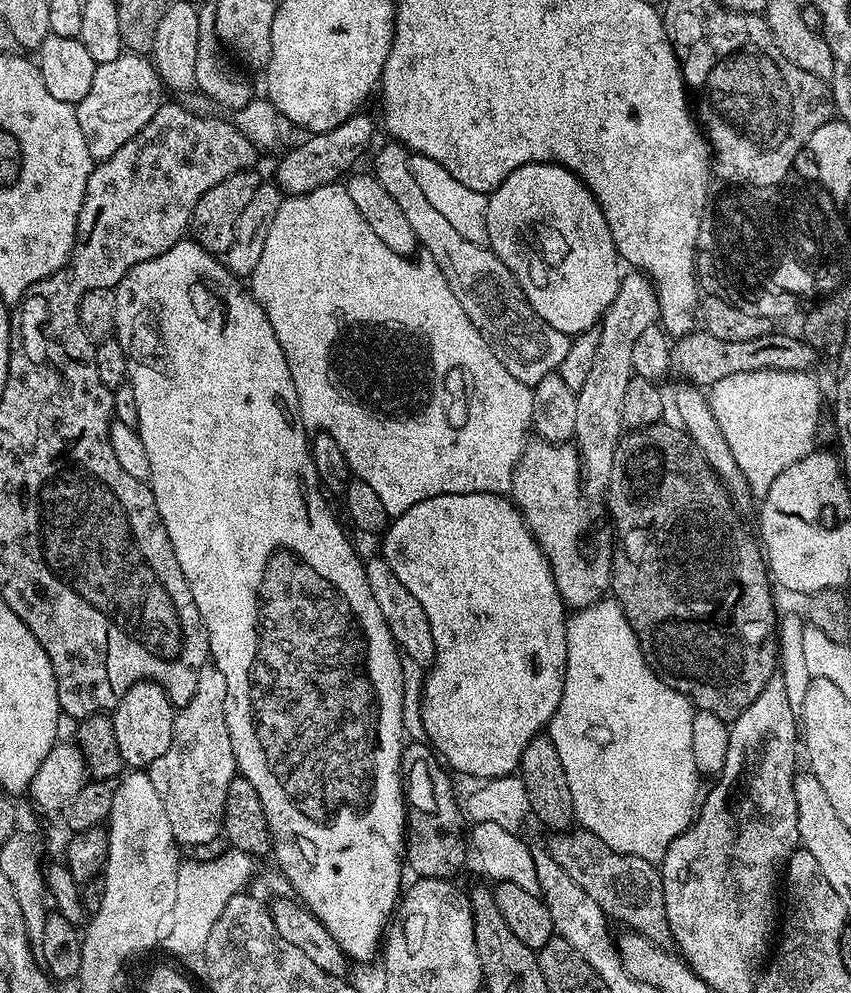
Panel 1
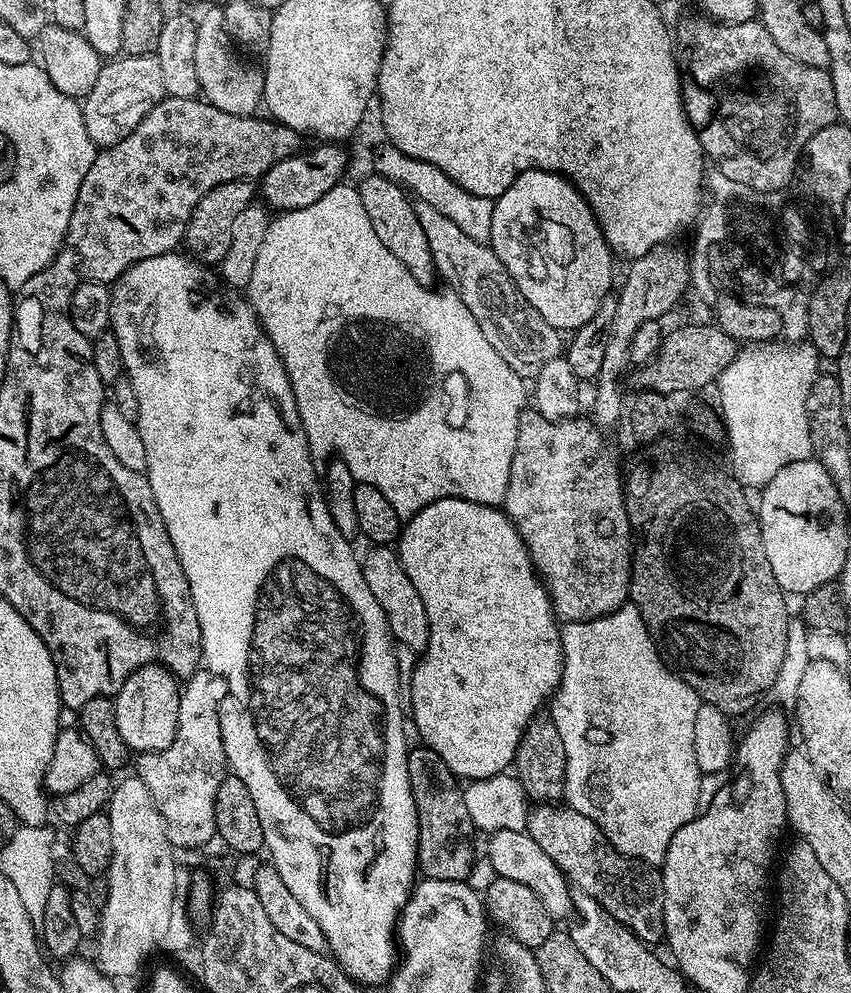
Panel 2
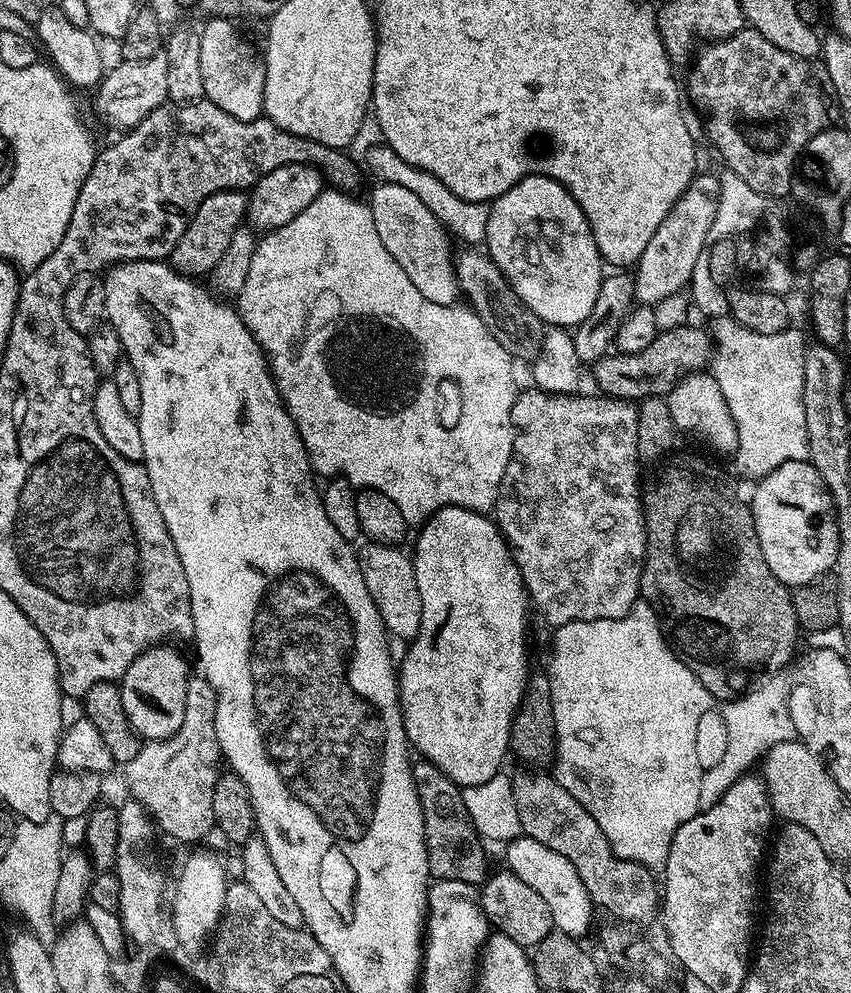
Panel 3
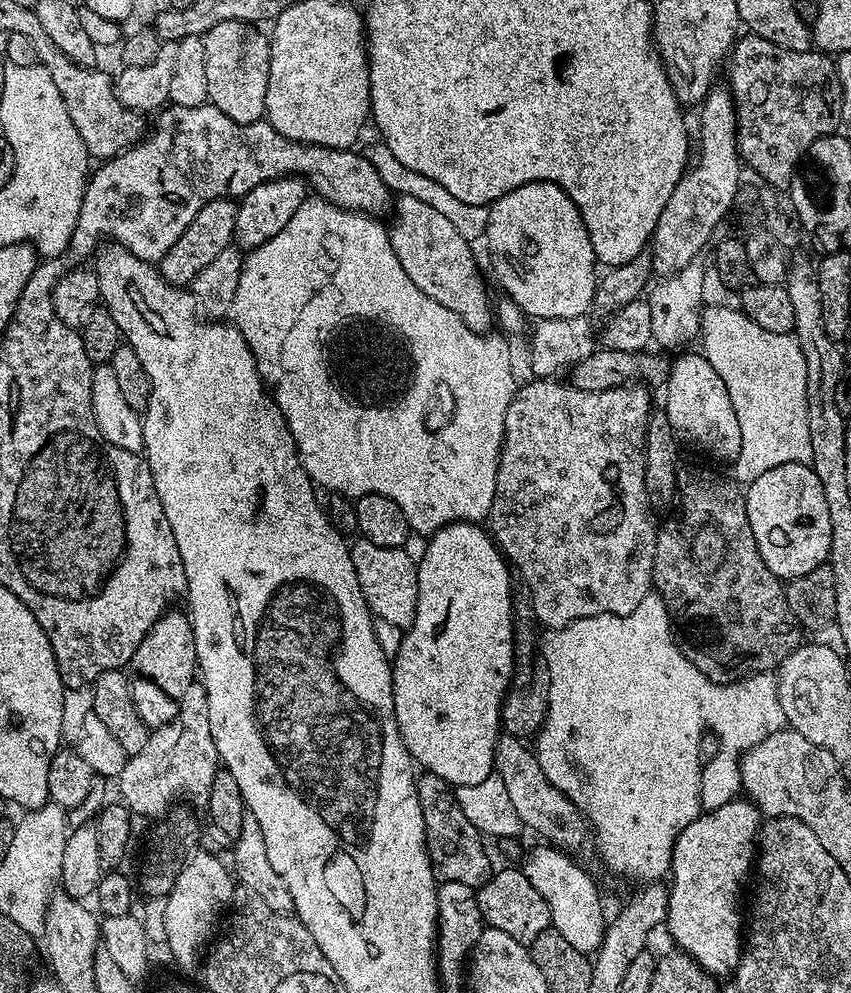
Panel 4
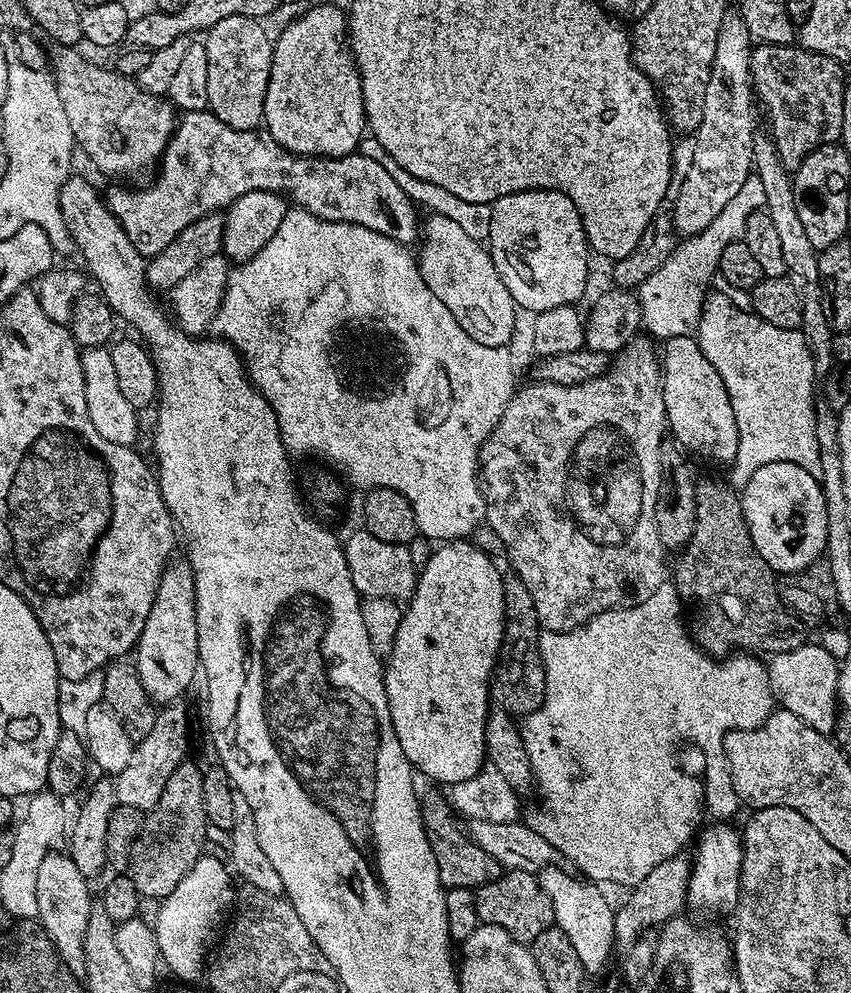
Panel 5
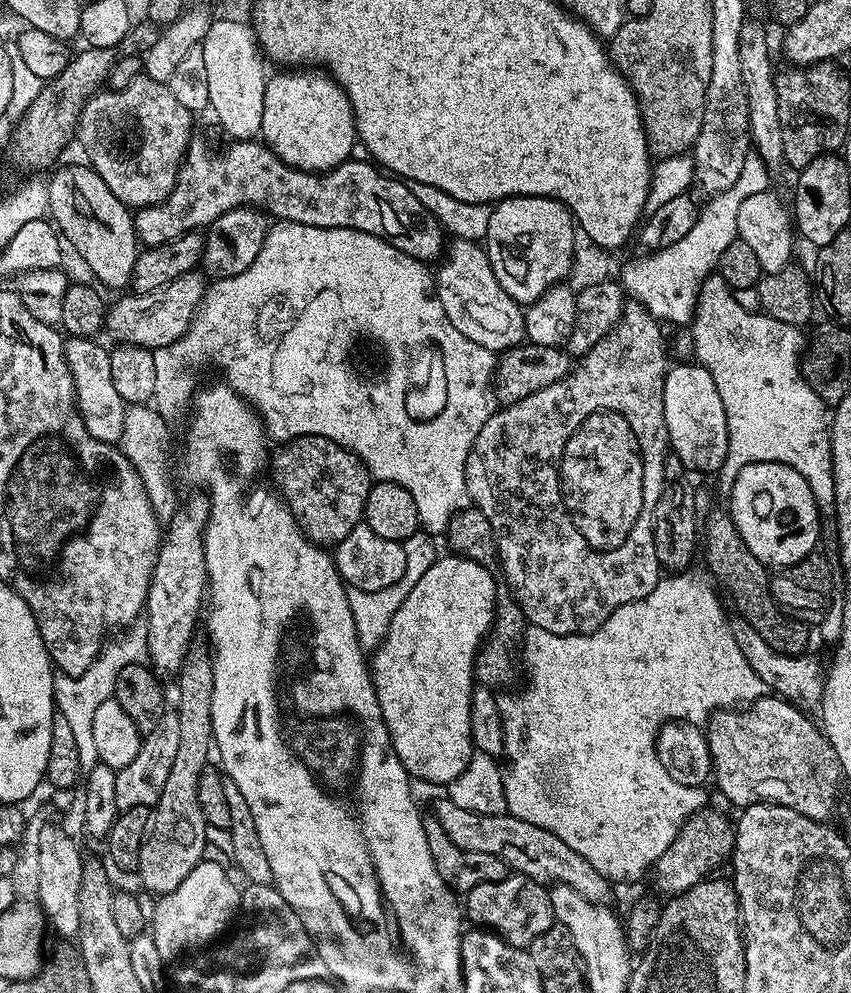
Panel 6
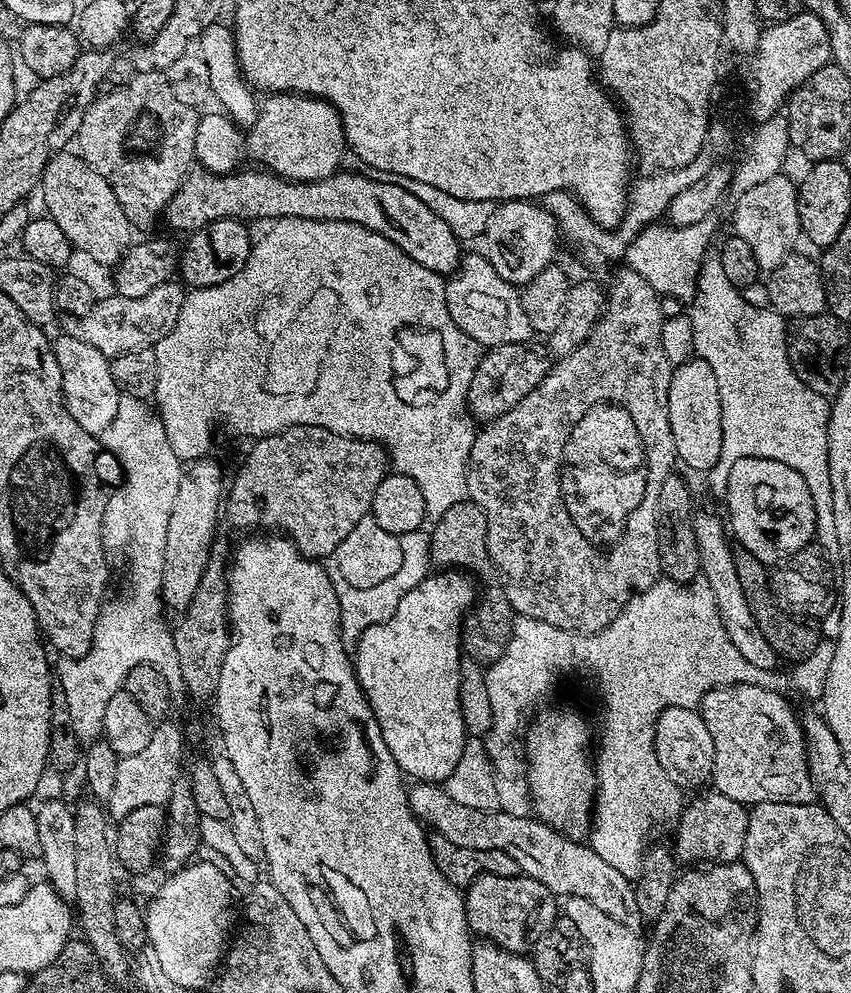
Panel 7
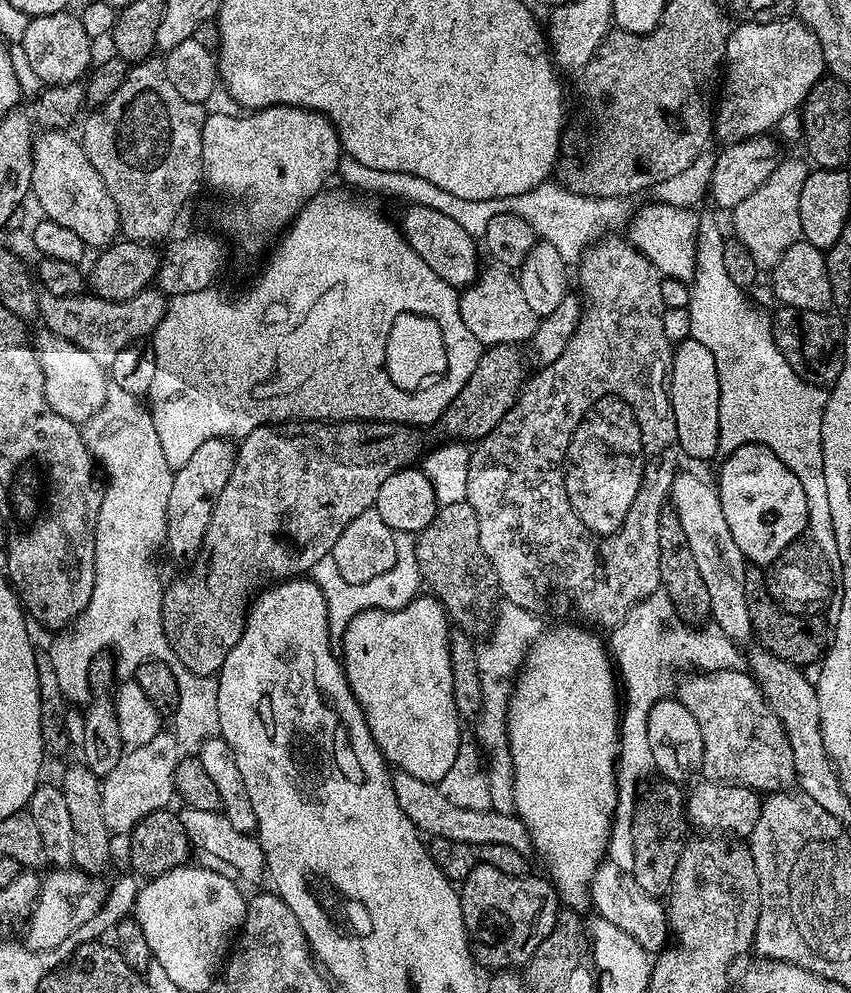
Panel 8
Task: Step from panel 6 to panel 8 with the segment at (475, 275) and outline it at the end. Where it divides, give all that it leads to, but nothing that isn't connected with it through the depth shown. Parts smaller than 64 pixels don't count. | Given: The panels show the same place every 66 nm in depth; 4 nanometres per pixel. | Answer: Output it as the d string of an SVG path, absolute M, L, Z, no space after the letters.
M500 266L481 271L474 284L468 285L459 293L462 322L466 322L466 330L478 338L481 345L515 344L517 346L531 341L536 333L538 318L534 310L530 310L526 302L526 294L522 294L519 279L511 271Z

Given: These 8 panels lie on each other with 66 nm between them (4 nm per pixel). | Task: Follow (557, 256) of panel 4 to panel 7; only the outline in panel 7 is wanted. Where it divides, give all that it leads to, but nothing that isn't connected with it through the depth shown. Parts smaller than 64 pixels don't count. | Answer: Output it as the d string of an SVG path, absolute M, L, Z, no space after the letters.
M506 200L496 204L482 237L483 251L488 261L506 282L523 286L542 270L553 267L555 238L558 229L555 218L539 203L530 200Z

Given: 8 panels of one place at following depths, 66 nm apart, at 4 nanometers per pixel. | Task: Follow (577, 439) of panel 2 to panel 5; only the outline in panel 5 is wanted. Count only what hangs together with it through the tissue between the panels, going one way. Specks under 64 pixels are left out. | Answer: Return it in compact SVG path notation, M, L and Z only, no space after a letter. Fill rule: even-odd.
M637 335L636 339L630 341L621 352L615 353L611 357L608 369L601 376L582 382L578 386L558 386L557 384L542 384L539 382L531 382L532 384L526 385L525 388L523 385L513 395L511 402L502 414L502 418L498 418L498 426L494 426L494 430L488 435L486 442L480 448L478 475L480 477L480 487L484 490L487 527L492 528L494 534L498 534L498 538L502 538L502 546L506 546L508 564L510 568L513 568L511 571L518 578L522 578L522 582L526 582L526 590L530 590L530 594L534 598L534 610L538 610L538 622L545 632L569 632L575 628L580 628L587 620L592 620L598 614L608 612L612 608L633 608L635 604L646 602L646 598L650 598L650 594L654 594L654 590L658 590L658 586L665 583L666 564L664 568L664 556L666 556L666 549L662 546L656 529L656 503L660 497L660 485L662 483L660 454L666 444L664 434L666 436L668 420L666 405L663 402L662 360L658 355L657 345L655 348L651 343L656 345L647 335ZM598 422L614 422L614 428L610 428L610 430L602 428L600 432L596 432L598 460L618 458L618 460L614 460L614 464L640 464L642 466L642 476L644 476L644 496L558 496L558 490L564 482L564 466L566 466L566 458L570 454L570 448L574 446L576 438L584 430L588 430L590 426L594 426Z

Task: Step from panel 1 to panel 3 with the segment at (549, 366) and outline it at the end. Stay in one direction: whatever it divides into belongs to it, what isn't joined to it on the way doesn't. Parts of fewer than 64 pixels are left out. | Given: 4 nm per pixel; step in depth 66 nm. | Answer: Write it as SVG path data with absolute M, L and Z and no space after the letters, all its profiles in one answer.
M480 250L466 251L470 252L464 252L461 256L459 253L455 257L454 263L456 281L460 283L461 293L465 297L468 295L467 303L472 311L478 314L478 318L482 318L482 322L490 330L490 334L494 334L494 338L498 338L500 345L513 358L517 361L525 360L525 362L535 360L544 341L546 331L544 321L538 318L538 314L534 314L534 310L530 310L530 306L526 306L522 302L522 298L518 298L518 294L512 289L510 282L502 274L502 270L498 270L498 266L491 256Z

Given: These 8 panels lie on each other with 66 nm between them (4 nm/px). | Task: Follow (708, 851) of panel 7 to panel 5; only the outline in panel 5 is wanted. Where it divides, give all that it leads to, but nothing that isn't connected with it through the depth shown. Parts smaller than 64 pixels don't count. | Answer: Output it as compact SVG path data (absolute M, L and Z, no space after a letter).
M687 855L671 856L661 865L654 866L654 870L650 870L650 874L646 874L646 878L642 878L642 882L627 893L628 904L615 909L614 938L617 949L626 950L645 932L659 929L673 916L681 915L688 899L691 873L692 861Z

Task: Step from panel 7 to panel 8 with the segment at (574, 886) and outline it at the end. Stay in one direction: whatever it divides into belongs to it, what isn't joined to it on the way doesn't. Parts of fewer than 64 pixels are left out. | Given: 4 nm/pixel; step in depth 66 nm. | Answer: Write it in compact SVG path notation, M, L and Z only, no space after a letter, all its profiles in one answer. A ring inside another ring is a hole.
M399 770L392 772L392 785L394 798L398 798L398 806L402 806L402 814L406 814L406 818L410 818L410 822L414 822L416 829L425 837L446 838L452 844L502 844L522 853L532 848L528 827L515 814L466 810L462 806L454 806L454 802L450 802L450 798L446 798L437 785L422 782L422 778L414 778ZM610 862L600 863L592 875L590 904L593 909L596 907L595 915L599 919L614 922L618 930L626 930L626 934L630 934L630 938L634 938L650 954L659 953L669 943L670 929L665 905L646 894L646 890L634 882L631 872L624 872Z

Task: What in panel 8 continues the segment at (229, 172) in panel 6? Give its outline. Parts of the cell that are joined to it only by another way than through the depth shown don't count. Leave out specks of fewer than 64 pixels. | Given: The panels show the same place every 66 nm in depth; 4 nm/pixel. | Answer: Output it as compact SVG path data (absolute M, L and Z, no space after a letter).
M411 203L404 210L404 217L398 220L398 227L414 254L418 254L418 258L422 258L422 262L426 262L426 266L430 266L430 270L434 270L434 274L438 274L438 278L442 278L442 282L451 288L463 290L474 284L482 271L480 256L476 253L477 241L453 219L437 210Z

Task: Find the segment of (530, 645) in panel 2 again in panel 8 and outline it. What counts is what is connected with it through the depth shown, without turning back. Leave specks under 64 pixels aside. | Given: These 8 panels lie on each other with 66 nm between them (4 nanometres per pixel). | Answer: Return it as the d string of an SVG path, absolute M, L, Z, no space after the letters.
M431 594L417 595L405 608L380 612L371 608L360 612L346 626L342 637L342 663L350 690L362 706L370 734L393 769L439 785L458 754L462 721L454 706L454 678L450 670L448 633L450 621L444 605Z

